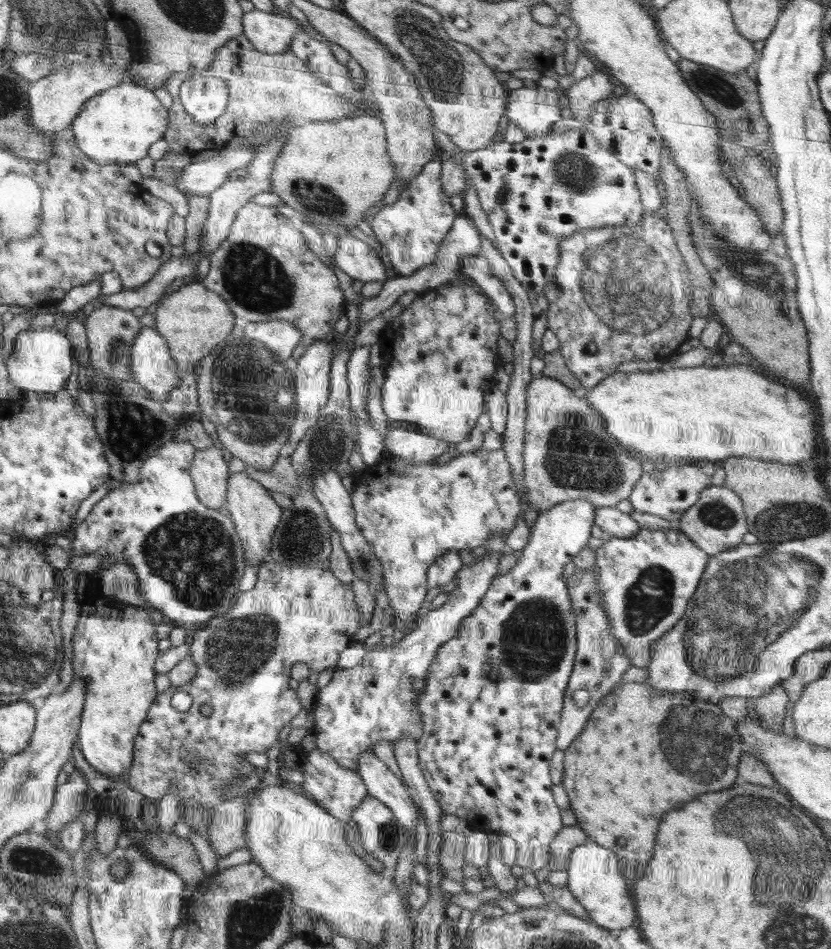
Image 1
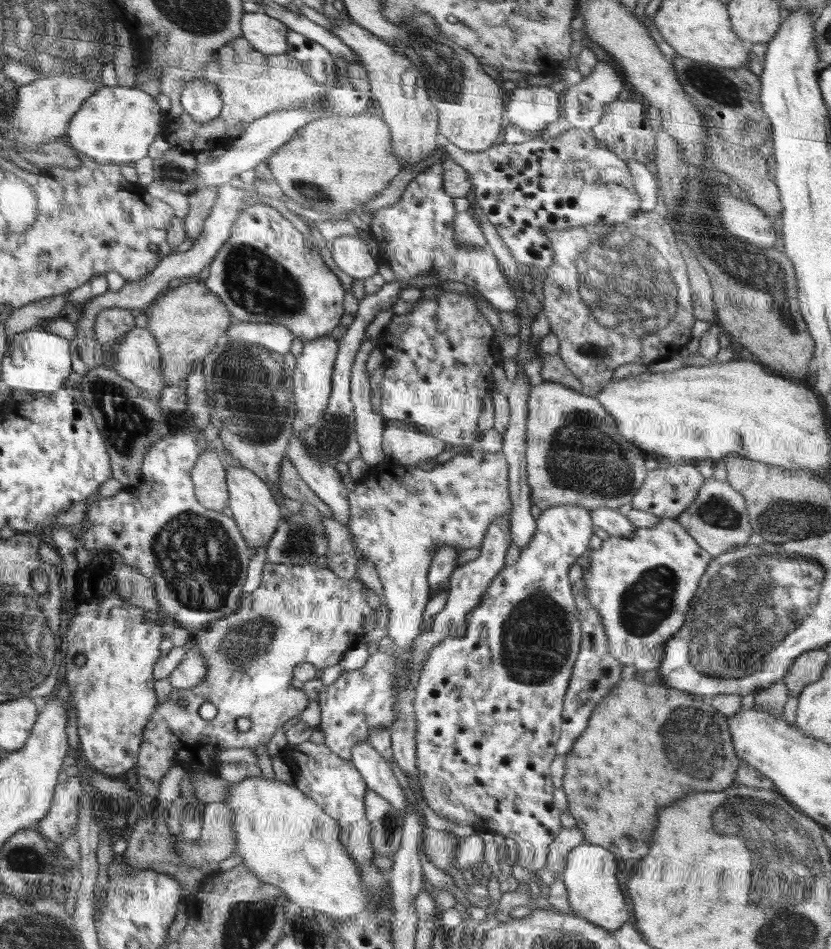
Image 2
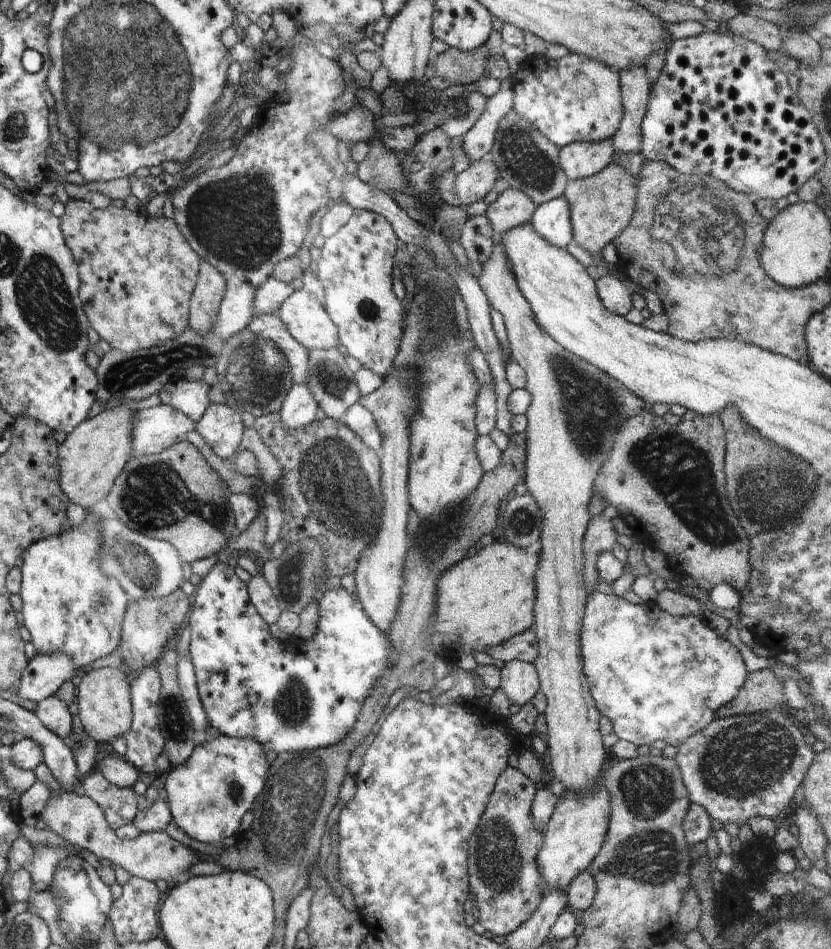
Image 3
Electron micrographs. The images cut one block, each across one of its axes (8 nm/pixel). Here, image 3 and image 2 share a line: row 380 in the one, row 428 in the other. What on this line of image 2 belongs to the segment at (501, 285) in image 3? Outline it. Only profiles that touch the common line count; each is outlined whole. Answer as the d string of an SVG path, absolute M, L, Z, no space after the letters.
M542 382L530 389L527 400L527 441L525 471L532 507L546 511L556 505L580 505L588 511L605 507L621 510L630 507L642 487L647 468L646 456L619 434L615 420L596 397L586 396L556 382Z

